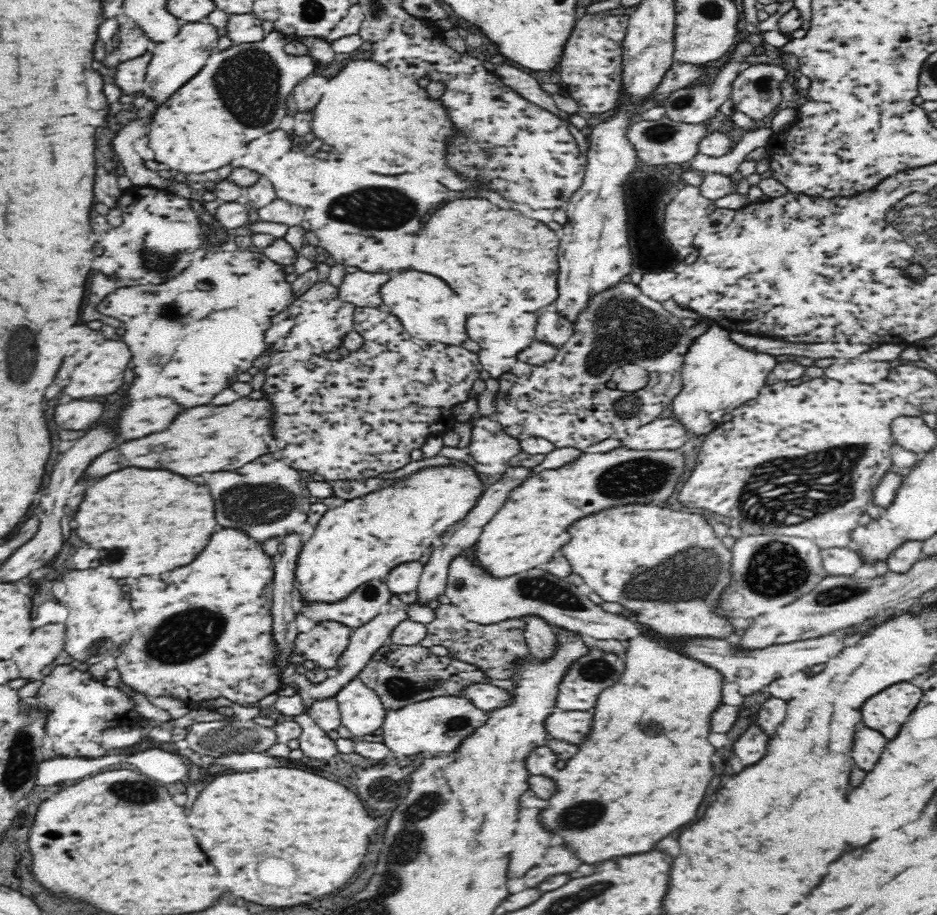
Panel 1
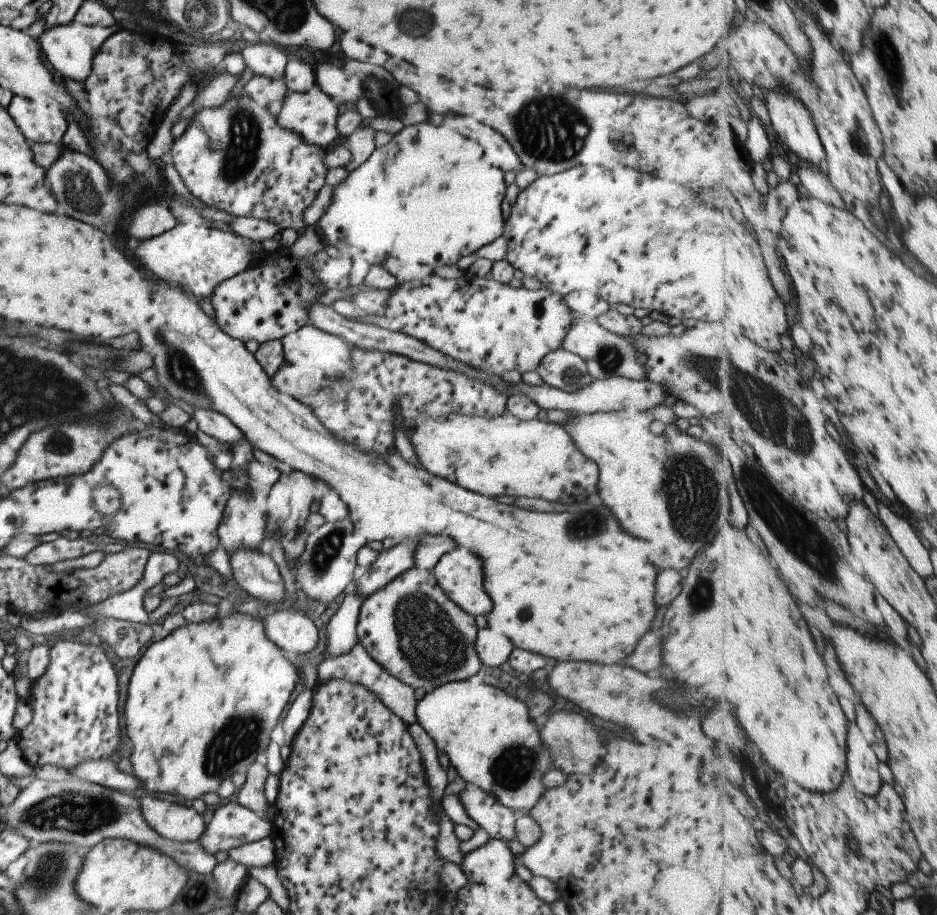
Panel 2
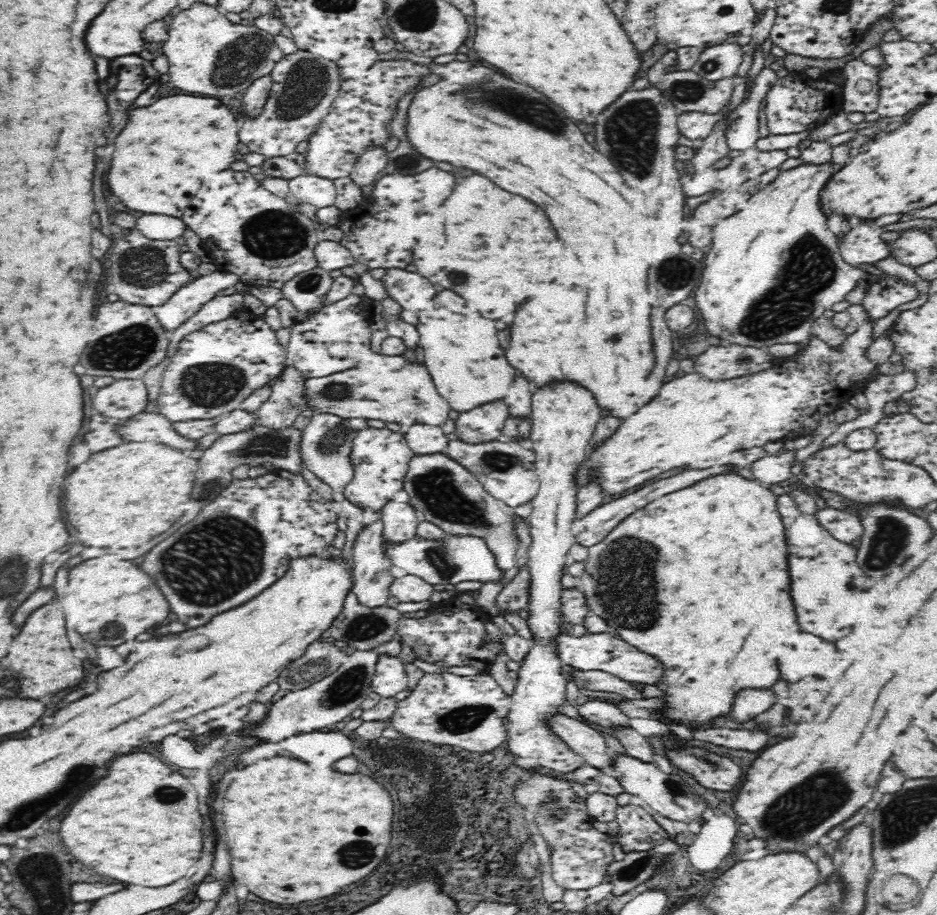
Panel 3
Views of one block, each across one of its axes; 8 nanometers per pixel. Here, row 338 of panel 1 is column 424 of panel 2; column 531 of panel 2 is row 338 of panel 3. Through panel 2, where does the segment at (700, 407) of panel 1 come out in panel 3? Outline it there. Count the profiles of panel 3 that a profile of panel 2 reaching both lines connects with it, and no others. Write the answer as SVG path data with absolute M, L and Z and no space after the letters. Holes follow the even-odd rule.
M826 162L826 164L800 164L799 166L789 169L780 170L776 179L772 184L764 186L760 192L756 192L750 200L748 200L748 206L744 210L736 211L736 214L720 220L714 228L714 236L712 236L712 242L710 247L705 251L703 257L703 271L701 279L694 289L694 300L698 310L702 313L704 326L709 332L710 336L715 336L721 339L722 342L728 342L728 344L738 344L740 346L754 346L754 348L767 349L770 345L775 344L799 344L808 341L811 338L812 324L816 318L820 318L826 310L830 310L830 307L836 302L842 302L846 298L848 292L852 292L858 282L862 278L864 271L862 269L854 268L850 264L846 264L844 259L839 255L839 248L837 243L836 234L829 228L826 215L822 213L820 209L821 192L822 188L828 180L832 177L832 174L837 172L836 164Z

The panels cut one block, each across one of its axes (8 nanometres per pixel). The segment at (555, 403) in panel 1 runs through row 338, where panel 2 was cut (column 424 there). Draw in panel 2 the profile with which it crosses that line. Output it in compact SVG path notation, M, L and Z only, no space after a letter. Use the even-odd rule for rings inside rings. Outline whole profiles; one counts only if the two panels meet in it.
M413 567L363 601L358 616L358 640L390 674L412 686L416 698L450 682L464 681L483 667L476 652L476 620L460 610L424 568Z

